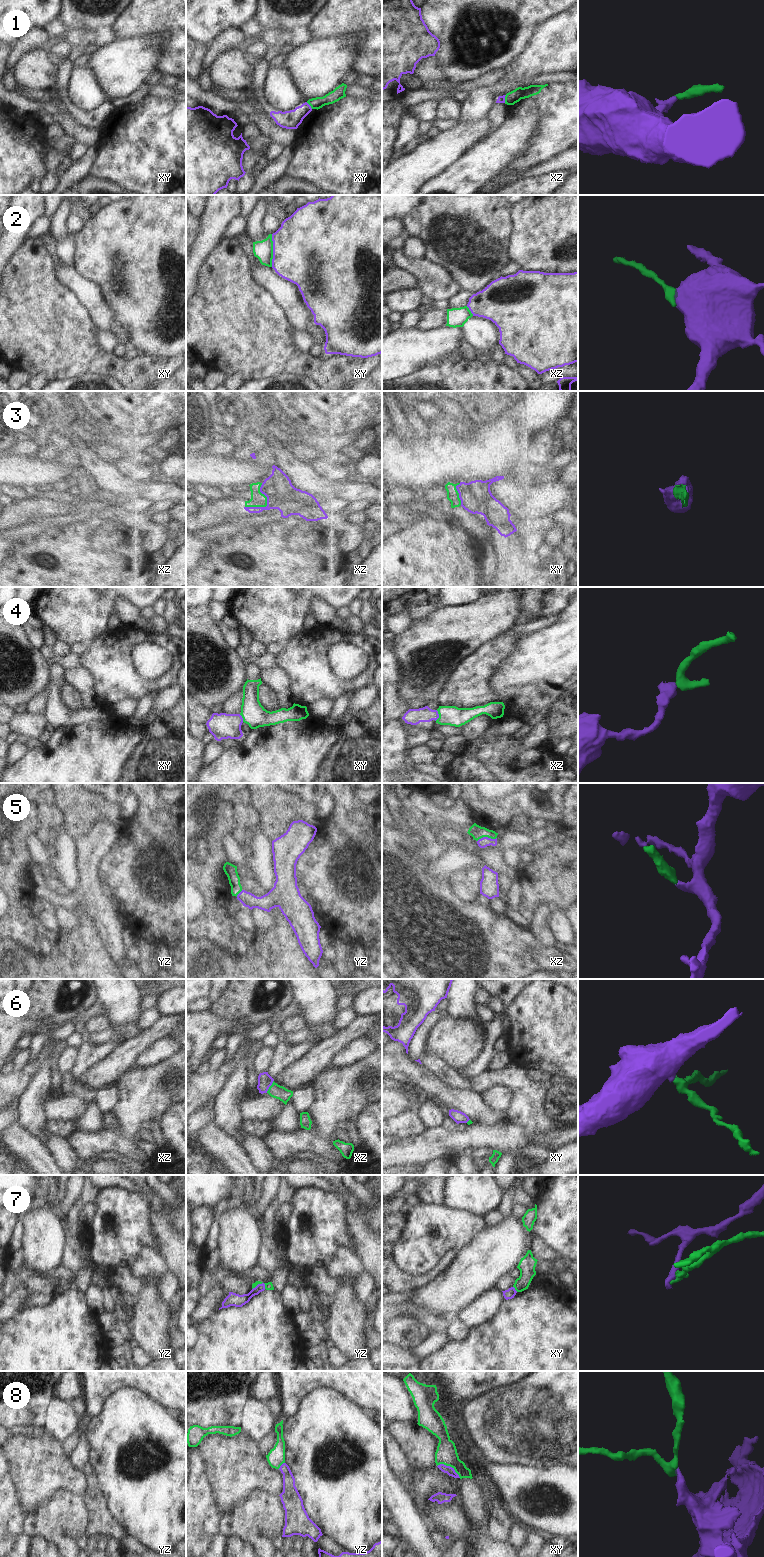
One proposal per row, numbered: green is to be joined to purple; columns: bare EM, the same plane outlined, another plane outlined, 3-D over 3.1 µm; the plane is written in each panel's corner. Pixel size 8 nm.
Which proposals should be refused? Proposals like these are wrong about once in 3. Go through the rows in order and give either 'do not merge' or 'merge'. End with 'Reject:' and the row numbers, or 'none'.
1: do not merge
2: do not merge
3: merge
4: do not merge
5: merge
6: merge
7: do not merge
8: do not merge
Reject: 1, 2, 4, 7, 8

